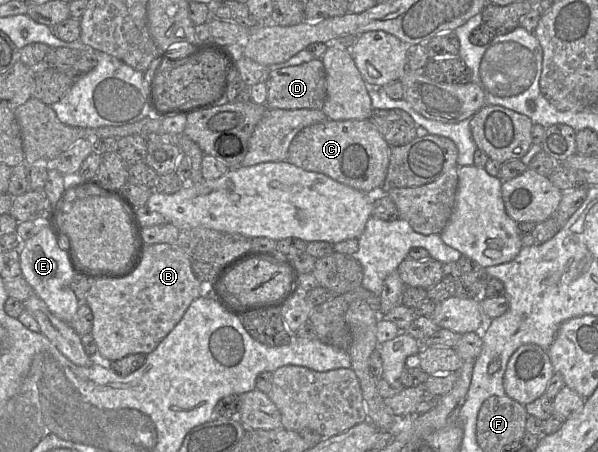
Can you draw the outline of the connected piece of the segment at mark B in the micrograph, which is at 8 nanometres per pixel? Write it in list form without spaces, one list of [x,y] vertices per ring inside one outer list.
[[[176,243],[148,245],[142,263],[133,275],[119,280],[91,281],[85,304],[92,312],[90,334],[97,345],[99,357],[113,361],[130,354],[151,353],[180,322],[190,304],[207,293],[209,295],[208,285],[206,288],[196,278],[191,262],[189,256]]]

